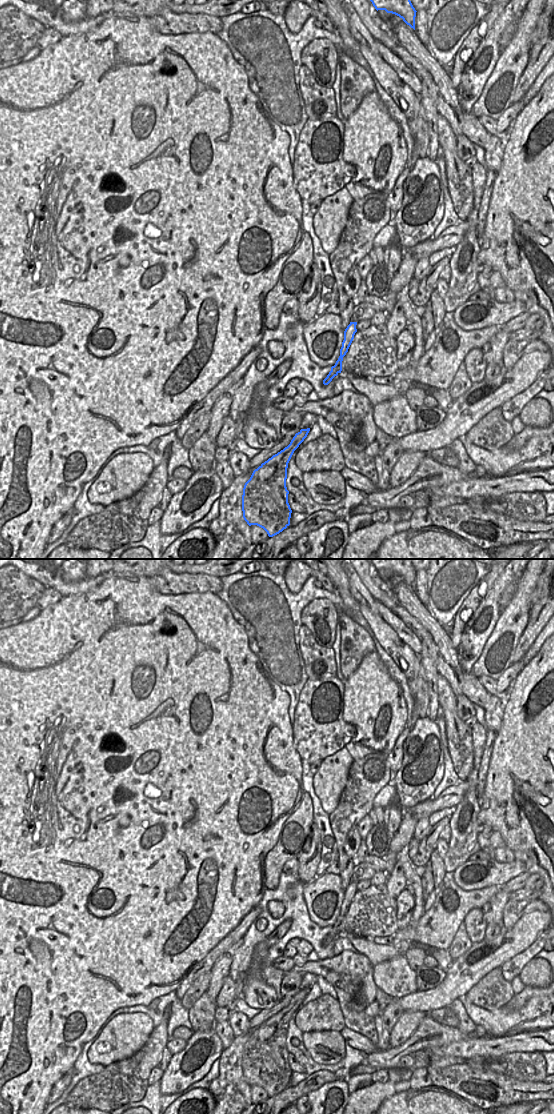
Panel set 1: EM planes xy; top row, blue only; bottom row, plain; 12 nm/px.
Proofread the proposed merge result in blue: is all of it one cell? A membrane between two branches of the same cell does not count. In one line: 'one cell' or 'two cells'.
two cells

